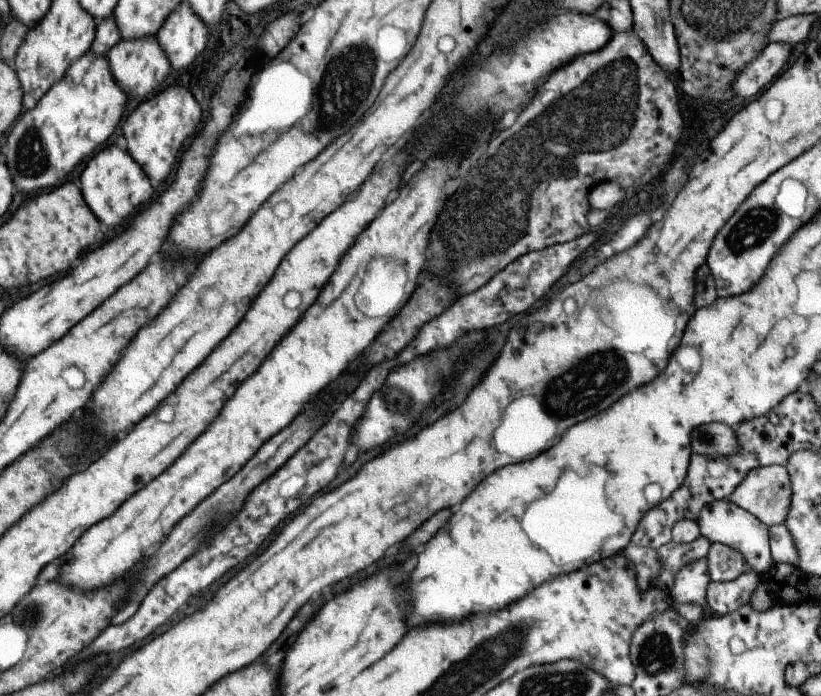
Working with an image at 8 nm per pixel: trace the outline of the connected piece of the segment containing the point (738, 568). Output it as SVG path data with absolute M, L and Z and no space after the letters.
M710 543L705 560L710 580L718 583L735 580L747 568L747 562L741 552L725 544Z

